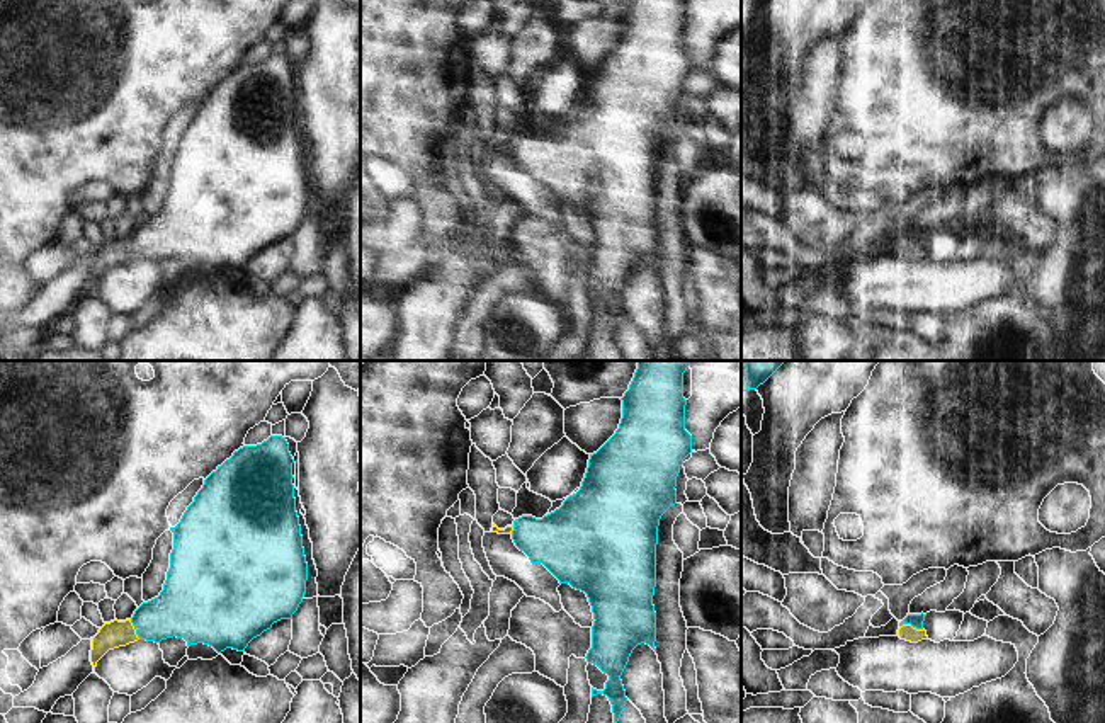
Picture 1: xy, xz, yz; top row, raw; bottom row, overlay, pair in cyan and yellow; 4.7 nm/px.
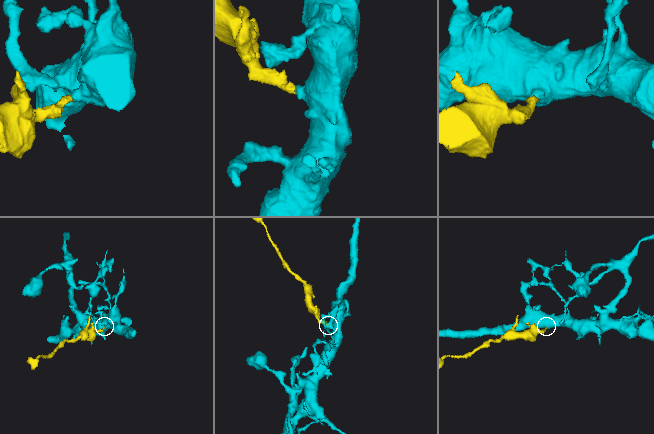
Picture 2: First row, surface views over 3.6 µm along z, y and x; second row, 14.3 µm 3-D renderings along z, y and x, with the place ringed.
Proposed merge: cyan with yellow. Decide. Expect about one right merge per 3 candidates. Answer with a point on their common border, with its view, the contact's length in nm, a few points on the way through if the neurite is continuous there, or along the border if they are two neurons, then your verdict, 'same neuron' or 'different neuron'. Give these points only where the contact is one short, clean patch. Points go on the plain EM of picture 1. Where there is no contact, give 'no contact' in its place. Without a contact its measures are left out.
yz (912, 244) | 110 nm | across yz (915, 239), (912, 244), (906, 250) | same neuron

